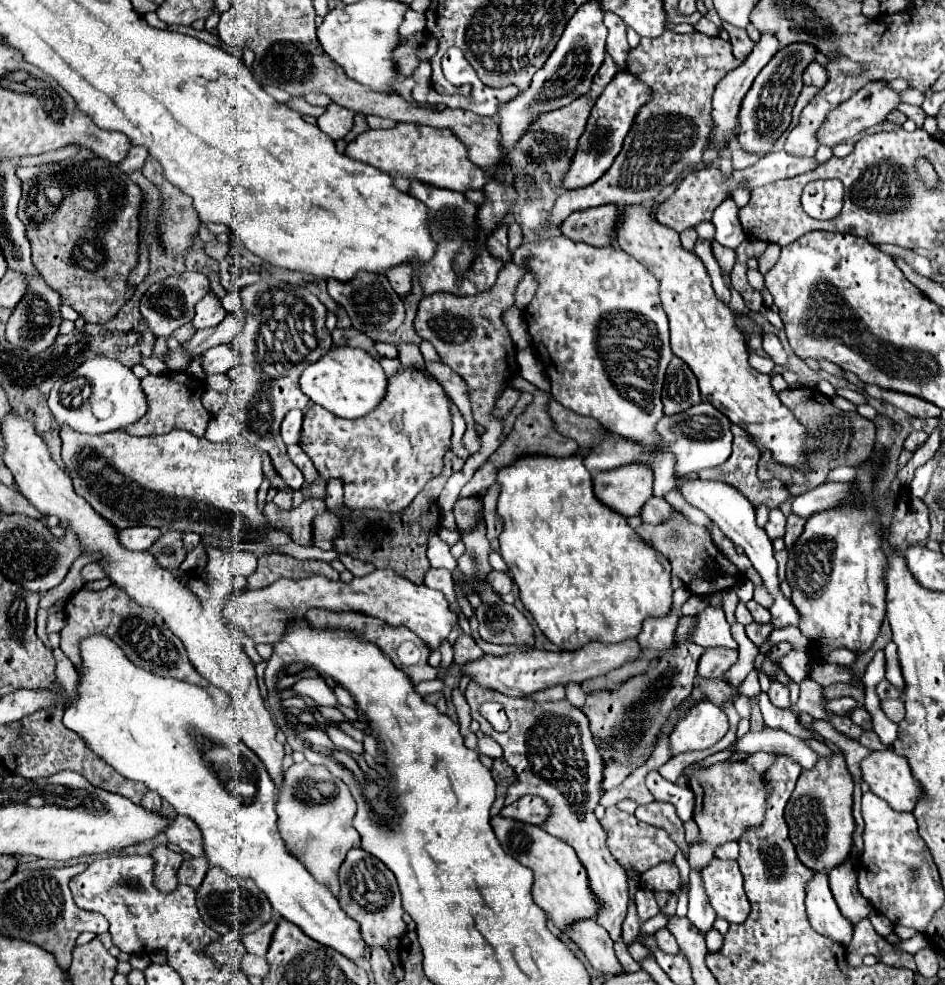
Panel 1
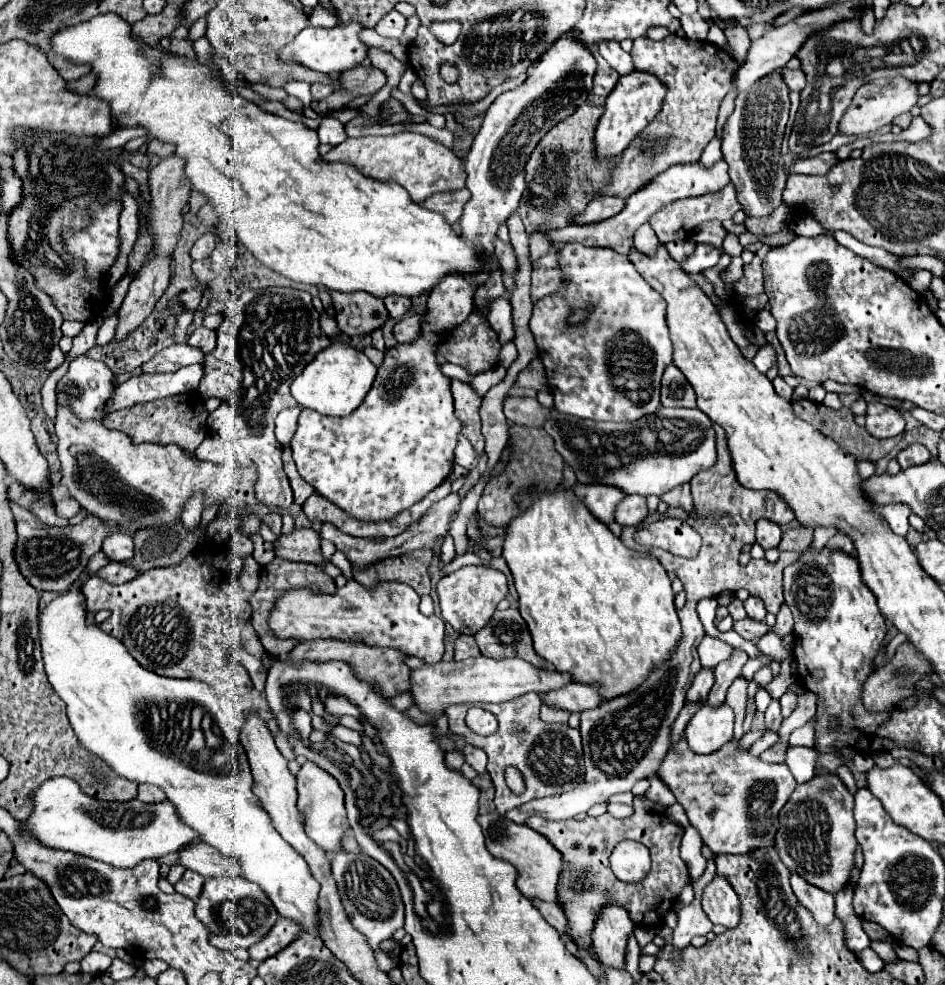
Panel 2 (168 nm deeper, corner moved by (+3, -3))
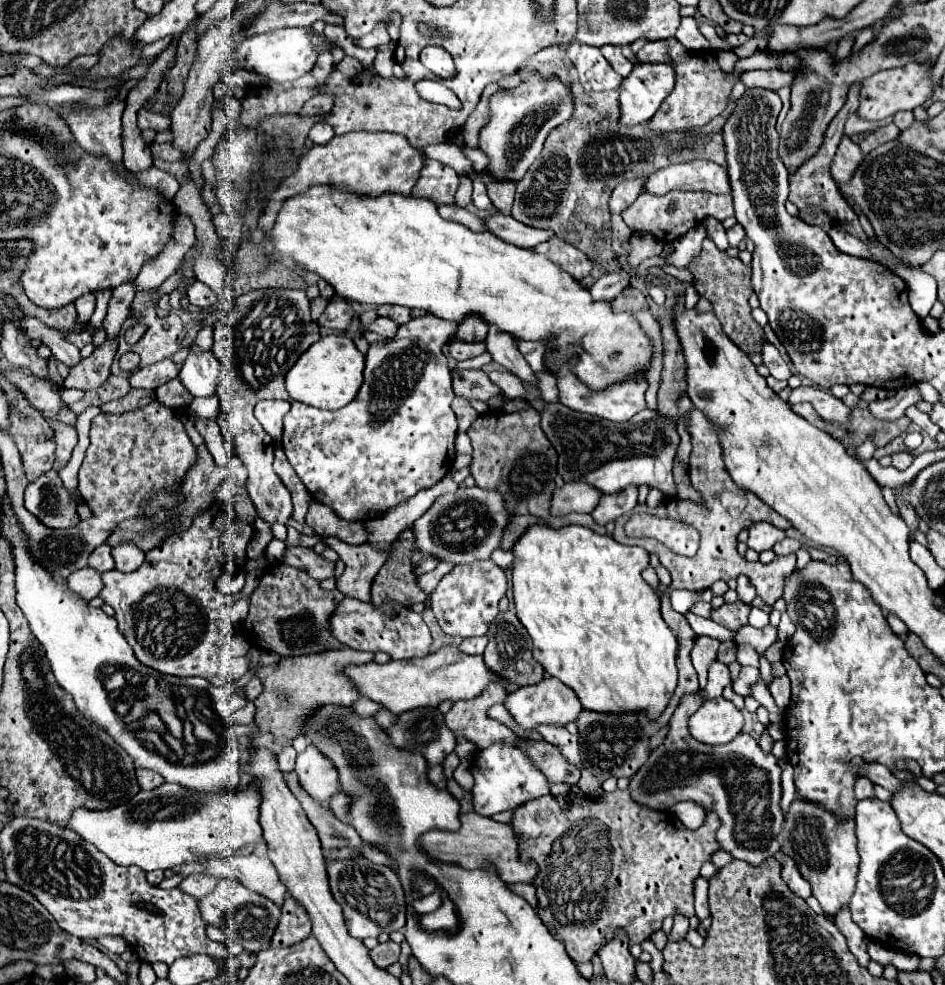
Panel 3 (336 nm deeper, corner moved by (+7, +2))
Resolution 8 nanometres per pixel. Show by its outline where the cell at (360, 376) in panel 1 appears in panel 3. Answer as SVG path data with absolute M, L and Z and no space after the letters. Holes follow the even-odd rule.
M346 335L320 337L320 341L306 349L286 373L286 391L294 401L302 401L318 409L342 409L356 397L362 385L362 371L364 355L356 349L352 339Z

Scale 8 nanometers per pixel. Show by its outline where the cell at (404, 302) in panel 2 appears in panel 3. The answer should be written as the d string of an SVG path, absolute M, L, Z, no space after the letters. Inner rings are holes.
M380 305L378 307L378 315L380 317L388 317L388 319L396 321L398 325L404 325L404 323L408 323L412 319L410 311L406 307L400 307L400 305L398 307L396 305Z

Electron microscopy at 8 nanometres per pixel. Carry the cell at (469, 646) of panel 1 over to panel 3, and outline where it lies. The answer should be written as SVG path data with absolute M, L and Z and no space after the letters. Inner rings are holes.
M468 637L460 643L460 651L468 655L482 655L488 639L486 637Z

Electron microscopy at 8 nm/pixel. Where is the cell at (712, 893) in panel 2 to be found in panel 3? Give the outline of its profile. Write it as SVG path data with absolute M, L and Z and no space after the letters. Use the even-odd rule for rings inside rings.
M698 877L694 883L694 907L696 907L696 917L702 921L710 915L708 909L708 881L704 877Z

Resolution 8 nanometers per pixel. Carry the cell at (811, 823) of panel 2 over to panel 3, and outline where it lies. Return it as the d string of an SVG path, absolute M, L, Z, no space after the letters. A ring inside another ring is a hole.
M794 799L782 829L782 851L796 861L824 915L834 919L840 909L850 903L850 895L854 893L860 859L856 851L854 821L840 821L836 815L818 807L818 803L802 803Z

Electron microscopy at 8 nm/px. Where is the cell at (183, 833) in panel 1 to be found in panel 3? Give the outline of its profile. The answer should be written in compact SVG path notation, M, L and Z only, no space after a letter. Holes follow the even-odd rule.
M258 855L228 857L228 859L208 859L204 861L206 873L216 879L238 879L250 891L268 897L272 903L282 907L286 897L286 887L280 881L276 867Z

